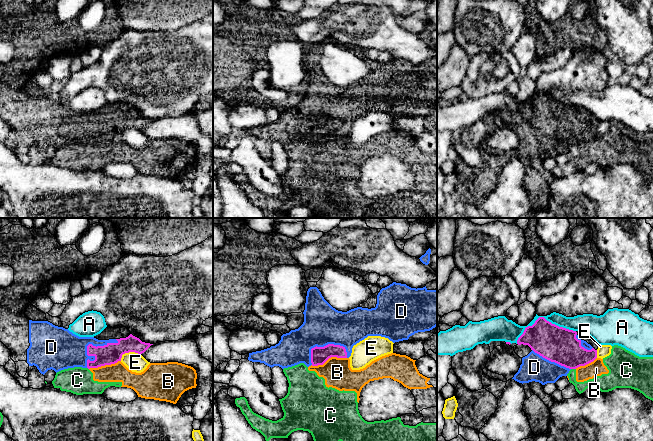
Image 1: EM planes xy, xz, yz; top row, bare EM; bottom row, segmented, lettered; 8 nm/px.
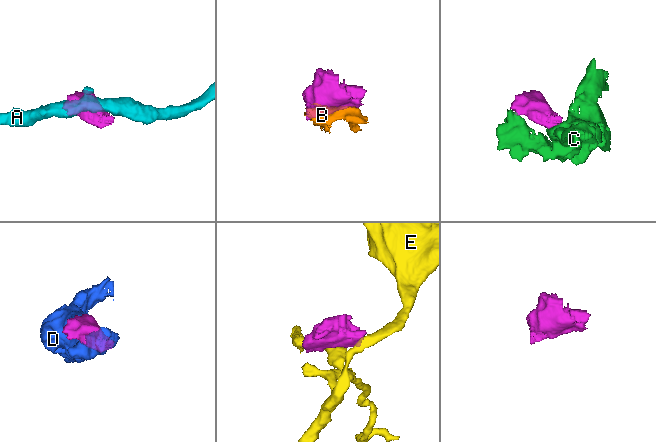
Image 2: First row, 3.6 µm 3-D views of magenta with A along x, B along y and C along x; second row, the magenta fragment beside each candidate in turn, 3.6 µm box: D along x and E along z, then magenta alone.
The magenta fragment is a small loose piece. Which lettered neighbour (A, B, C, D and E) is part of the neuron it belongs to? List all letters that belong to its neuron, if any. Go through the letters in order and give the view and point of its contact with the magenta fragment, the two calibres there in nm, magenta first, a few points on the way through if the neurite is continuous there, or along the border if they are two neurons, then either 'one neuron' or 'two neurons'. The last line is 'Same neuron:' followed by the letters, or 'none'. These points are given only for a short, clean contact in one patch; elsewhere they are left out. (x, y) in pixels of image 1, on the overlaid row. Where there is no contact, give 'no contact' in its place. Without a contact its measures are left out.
A: yz (542, 317) | 280/120 nm | two neurons
B: xz (328, 358) | 140/220 nm | along xz (346, 357), (329, 357), (322, 364), (311, 365) | two neurons
C: yz (573, 368) | 280/110 nm | two neurons
D: xy (87, 346) | 160/340 nm | one neuron
E: xy (128, 352) | 160/150 nm | two neurons
Same neuron: D

